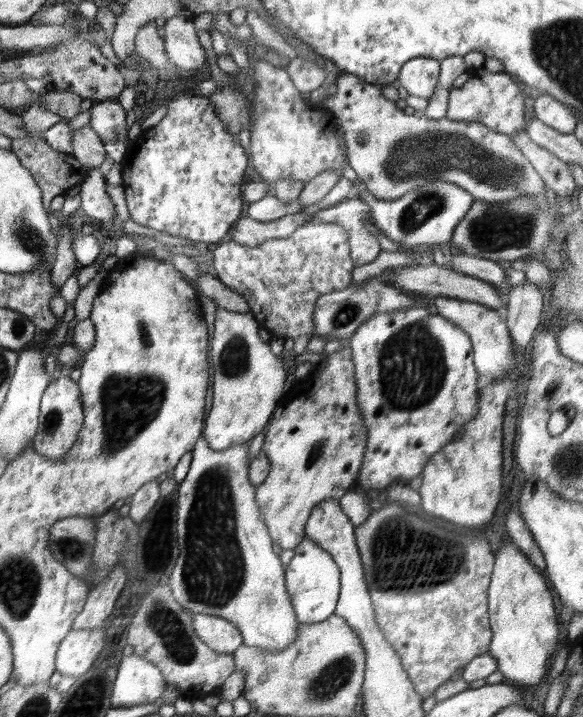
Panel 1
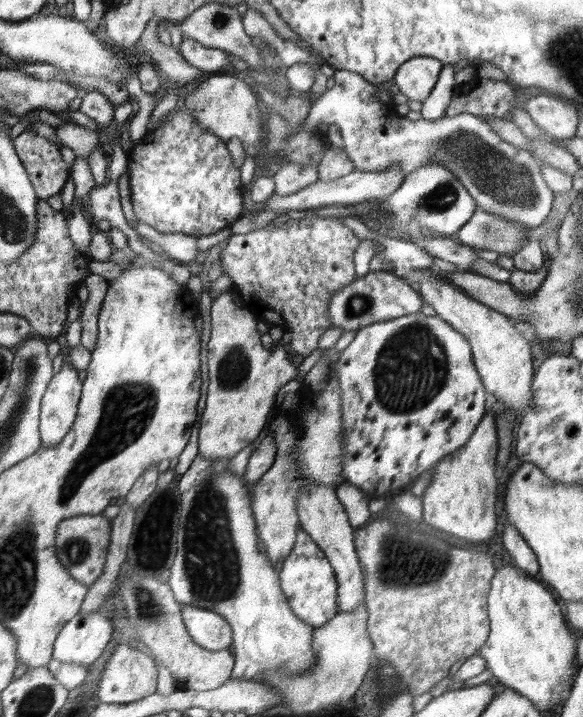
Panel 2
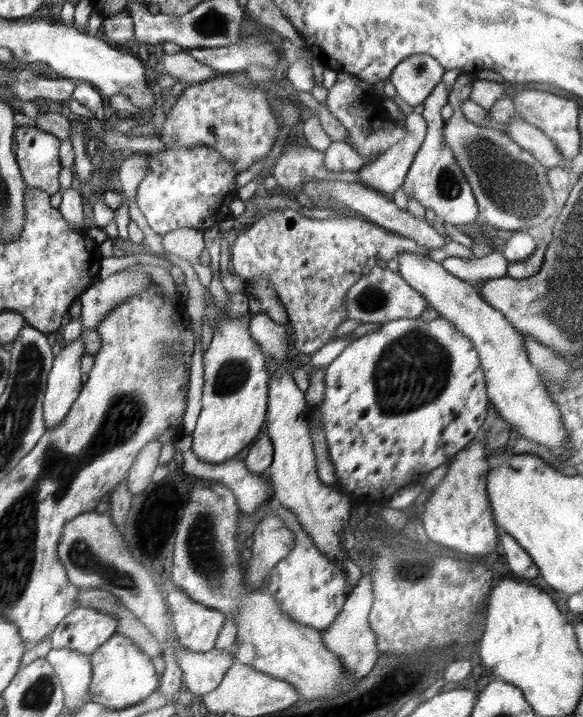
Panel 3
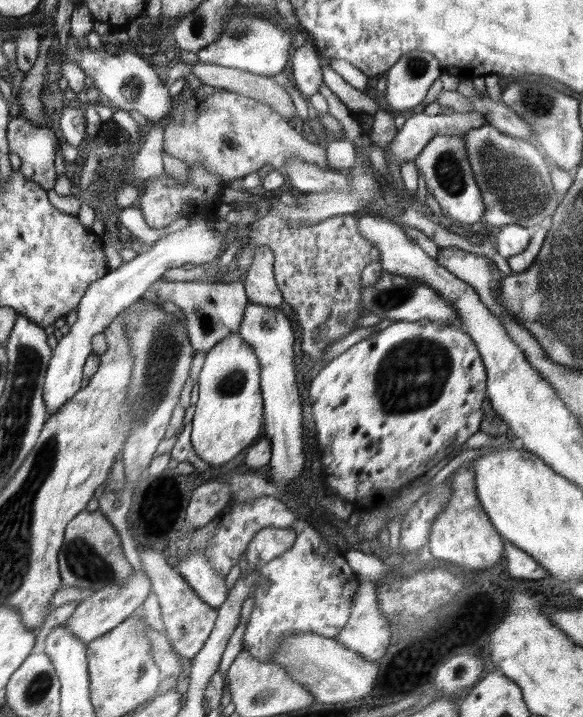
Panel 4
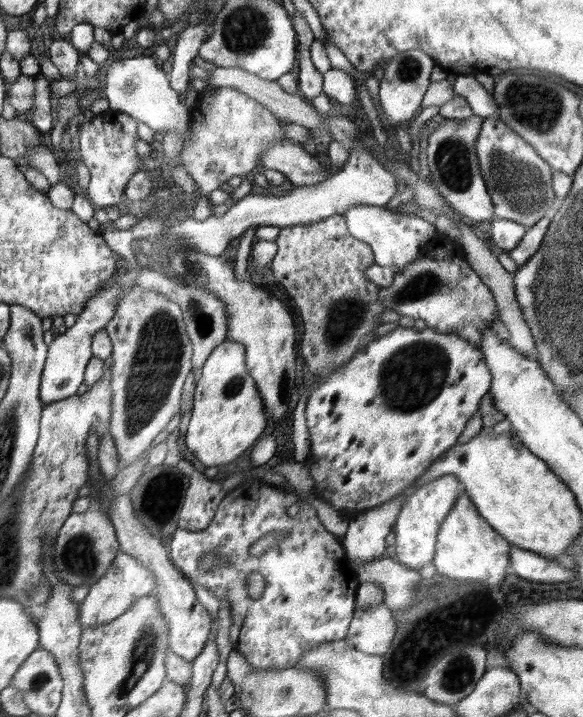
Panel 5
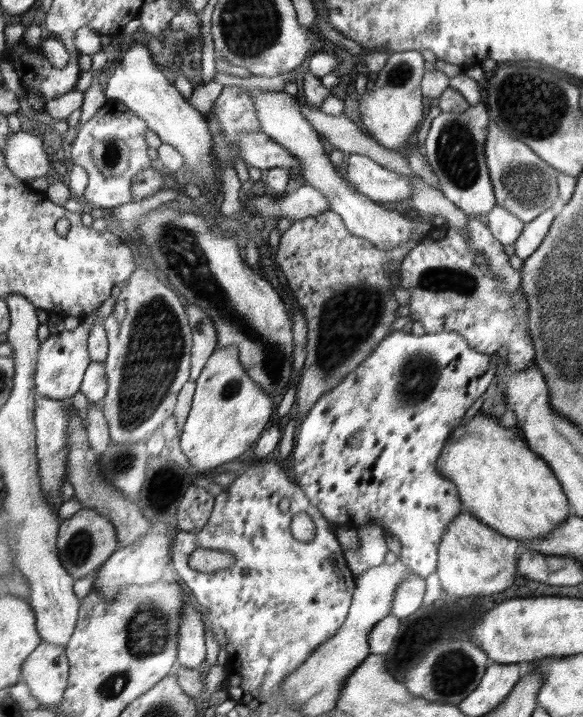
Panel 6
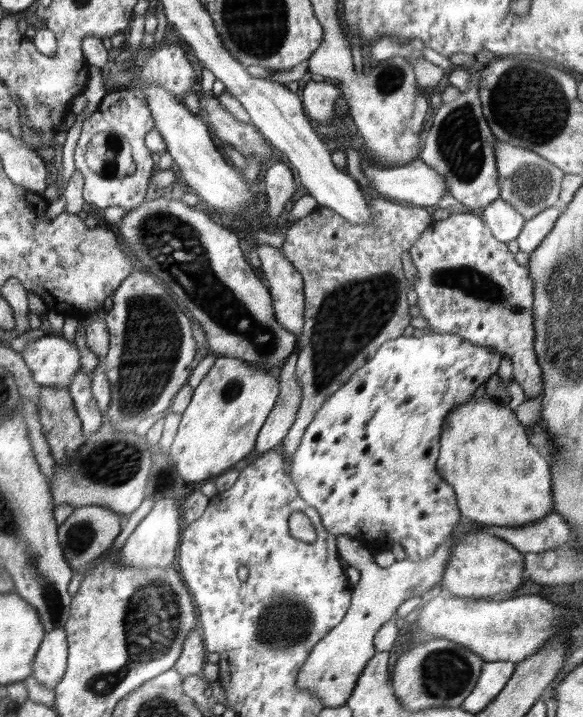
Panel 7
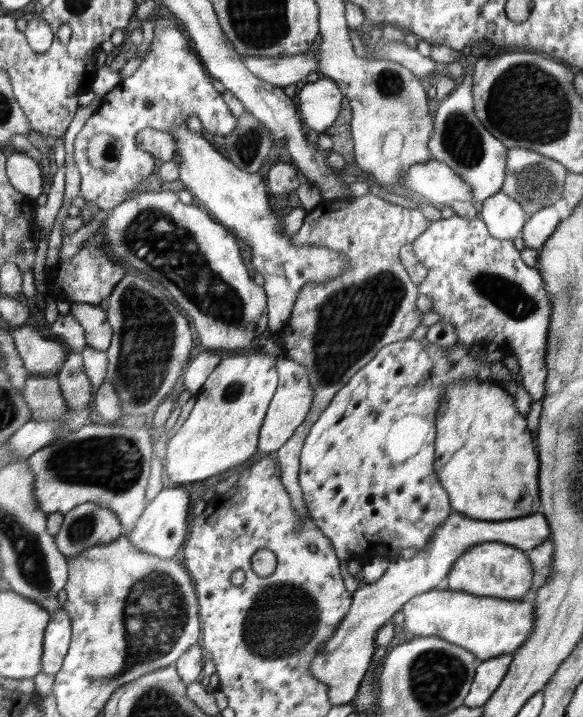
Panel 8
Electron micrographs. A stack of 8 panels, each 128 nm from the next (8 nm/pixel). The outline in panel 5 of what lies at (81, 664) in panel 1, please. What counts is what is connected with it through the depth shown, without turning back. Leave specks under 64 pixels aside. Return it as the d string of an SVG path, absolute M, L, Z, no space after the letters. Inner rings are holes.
M119 551L114 557L112 565L104 573L101 579L93 583L86 599L80 604L79 622L82 628L97 628L115 620L118 616L124 615L124 612L140 597L152 594L156 588L156 579L139 560Z

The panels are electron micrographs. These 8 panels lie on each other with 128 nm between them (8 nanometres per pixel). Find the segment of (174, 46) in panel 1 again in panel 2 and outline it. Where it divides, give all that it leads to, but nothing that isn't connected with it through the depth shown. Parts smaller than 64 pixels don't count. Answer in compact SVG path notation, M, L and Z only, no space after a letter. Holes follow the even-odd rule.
M182 36L182 43L178 51L190 65L206 72L216 73L231 65L225 50L206 48L206 46L198 44L196 40L190 40L184 36Z

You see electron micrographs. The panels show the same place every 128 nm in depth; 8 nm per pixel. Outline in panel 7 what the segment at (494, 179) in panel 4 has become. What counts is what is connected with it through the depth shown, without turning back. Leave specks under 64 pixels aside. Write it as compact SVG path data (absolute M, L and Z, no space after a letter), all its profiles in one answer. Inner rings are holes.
M498 140L495 146L495 154L498 184L501 191L499 198L516 208L526 221L540 214L544 209L555 206L561 191L560 183L565 174L560 168L545 160L536 152L532 152L532 150L505 144Z

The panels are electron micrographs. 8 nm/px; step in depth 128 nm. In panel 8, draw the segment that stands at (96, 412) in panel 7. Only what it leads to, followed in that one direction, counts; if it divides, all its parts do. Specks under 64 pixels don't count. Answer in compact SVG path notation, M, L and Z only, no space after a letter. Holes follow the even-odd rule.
M70 352L64 366L56 376L60 382L60 392L64 402L73 410L81 410L93 400L92 386L85 373L82 355L78 352Z

